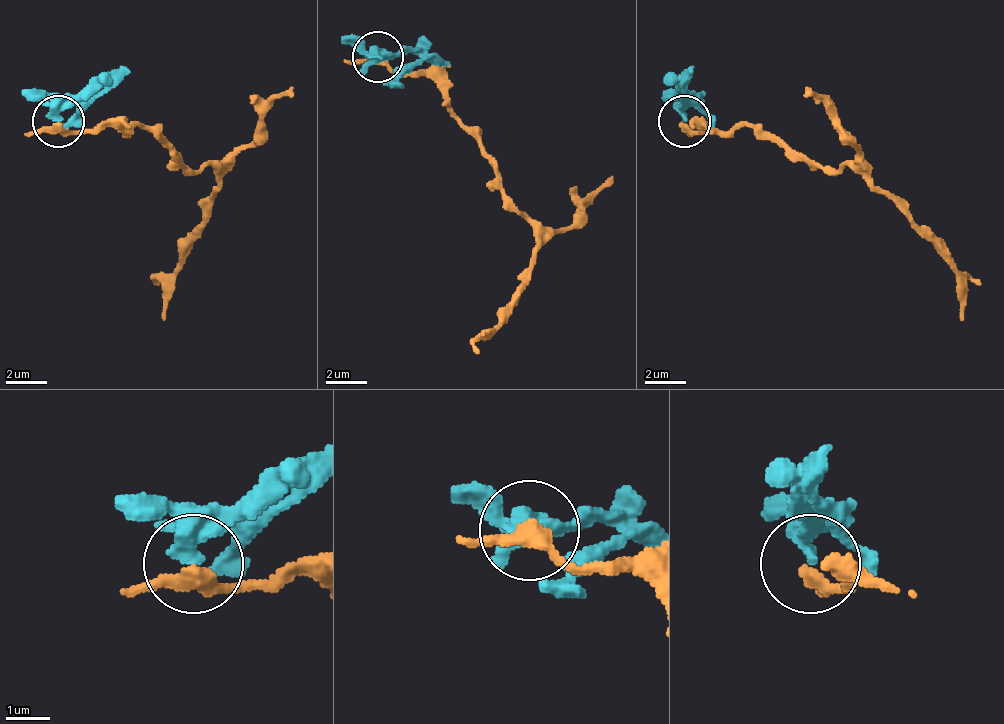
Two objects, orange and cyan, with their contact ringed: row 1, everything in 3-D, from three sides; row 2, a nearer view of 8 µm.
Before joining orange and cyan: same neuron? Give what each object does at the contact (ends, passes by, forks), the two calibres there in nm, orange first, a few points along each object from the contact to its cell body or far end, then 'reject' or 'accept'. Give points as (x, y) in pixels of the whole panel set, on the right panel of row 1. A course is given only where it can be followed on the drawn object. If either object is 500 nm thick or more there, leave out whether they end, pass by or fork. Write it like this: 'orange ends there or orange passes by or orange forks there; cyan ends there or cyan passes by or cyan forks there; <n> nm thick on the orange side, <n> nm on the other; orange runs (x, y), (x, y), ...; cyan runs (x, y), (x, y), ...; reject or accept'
orange passes by; cyan passes by; 320 nm thick on the orange side, 320 nm on the other; orange runs (683, 120), (698, 130), (708, 125), (755, 125), (833, 172), (859, 166), (957, 275), (962, 322); cyan runs (683, 120), (683, 84), (693, 68); reject

